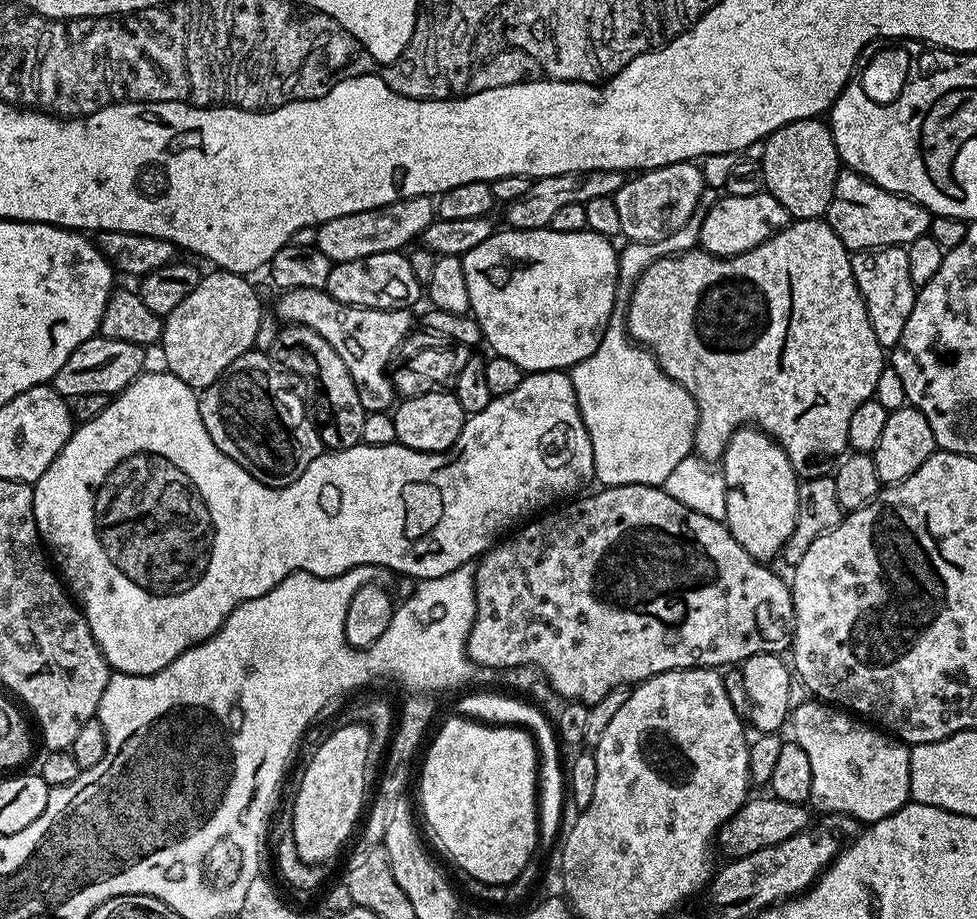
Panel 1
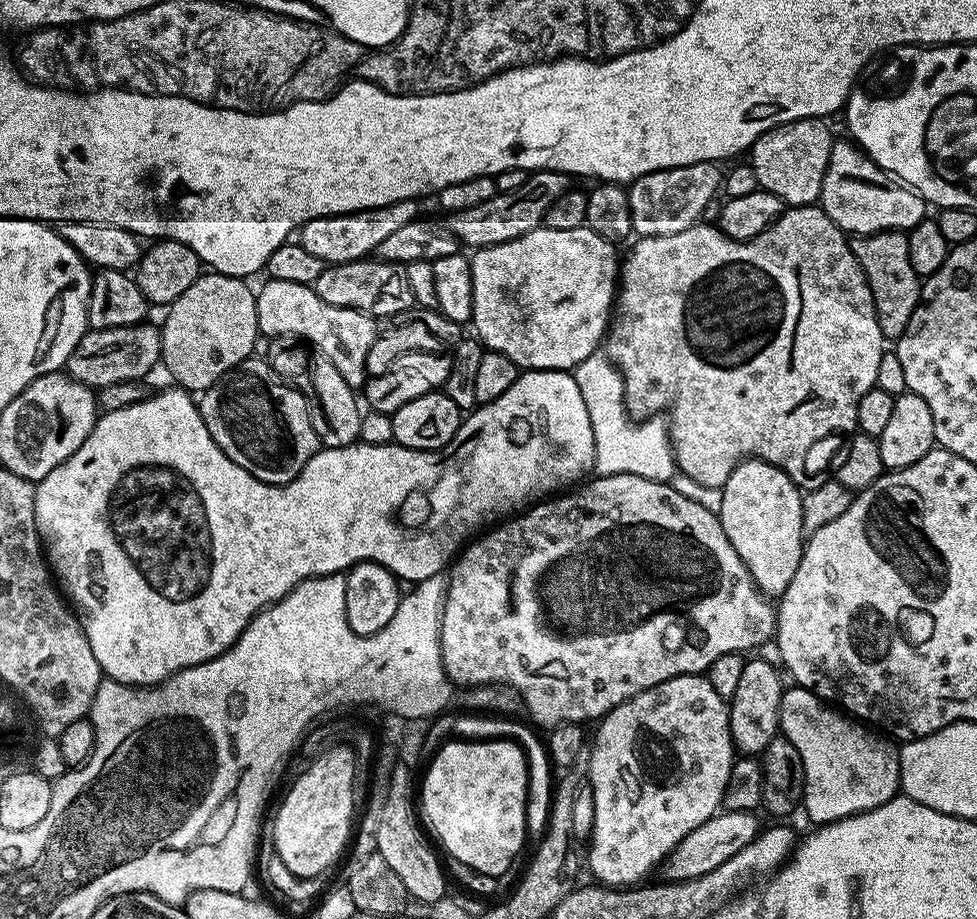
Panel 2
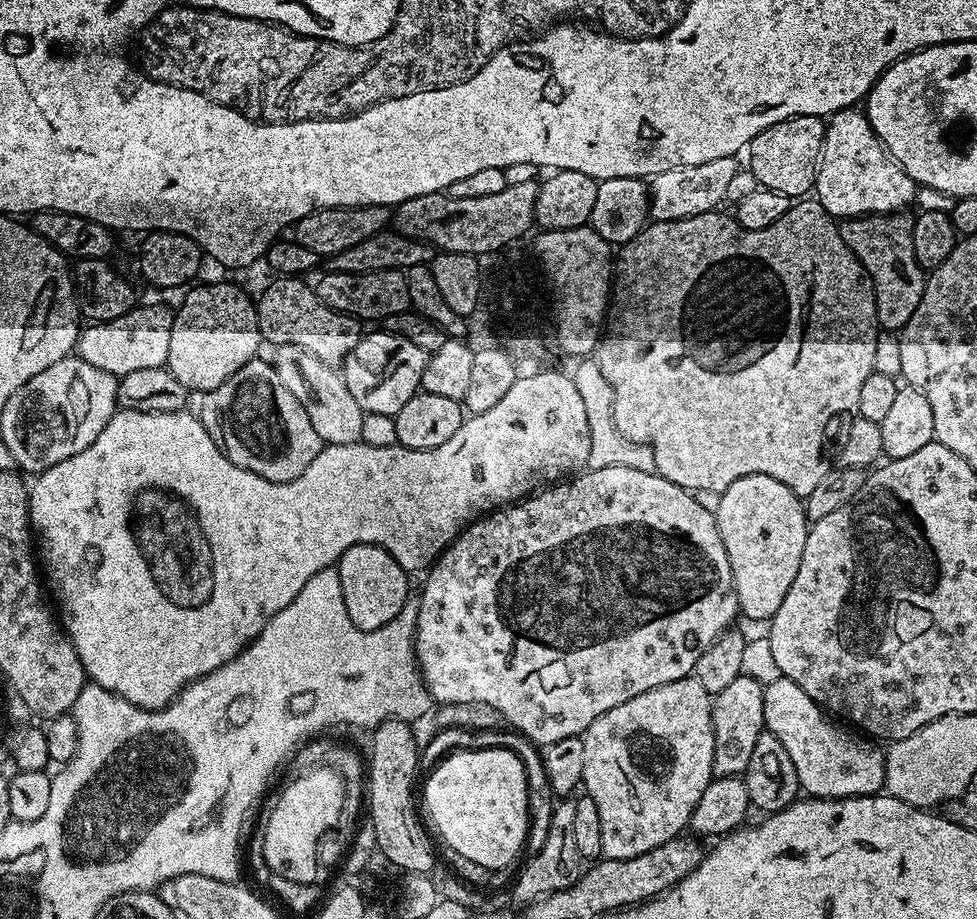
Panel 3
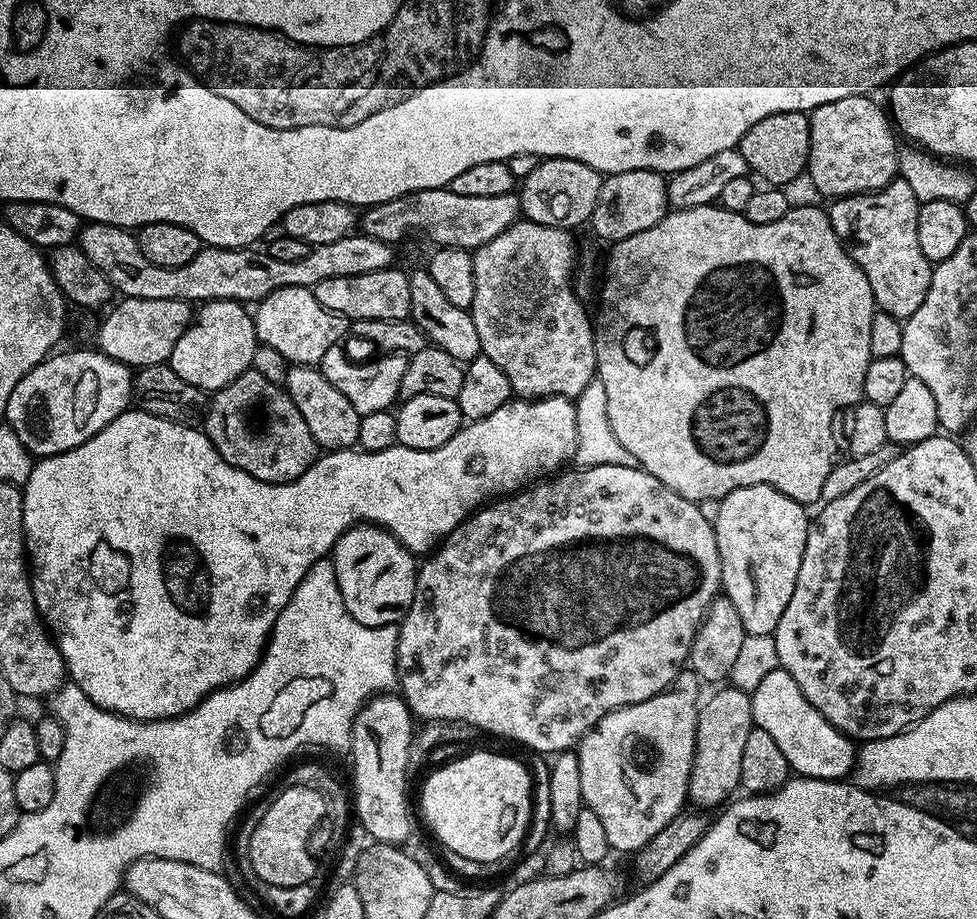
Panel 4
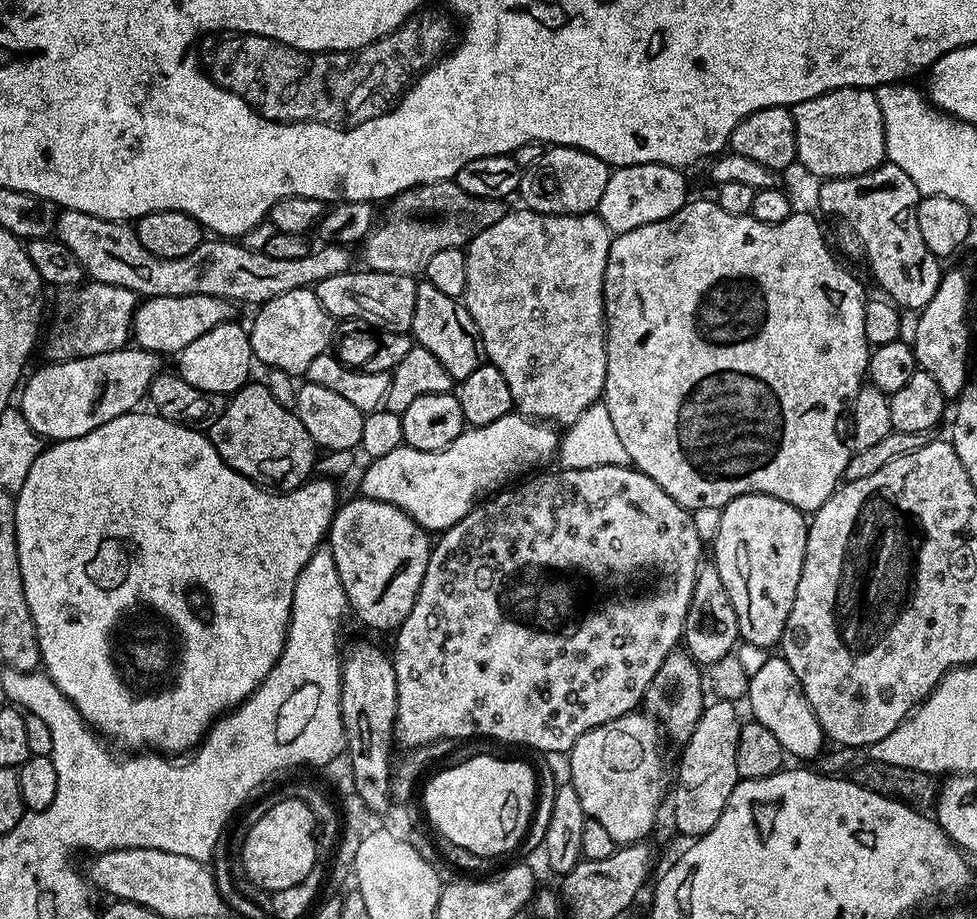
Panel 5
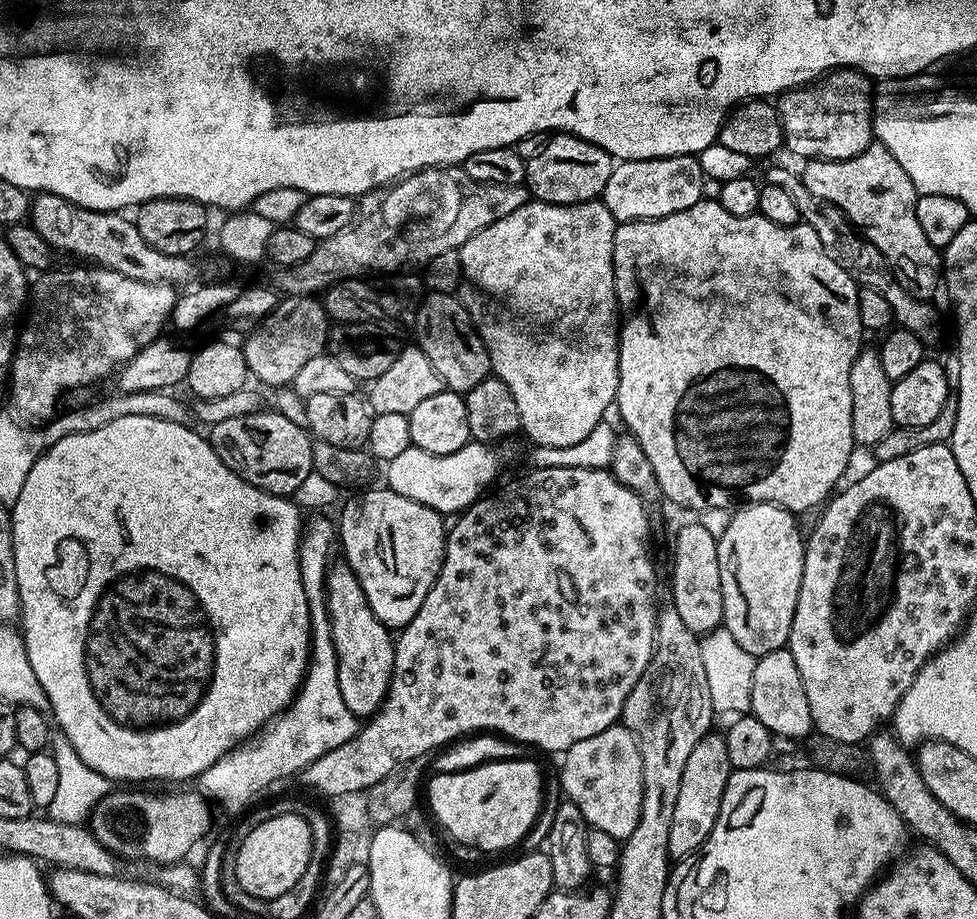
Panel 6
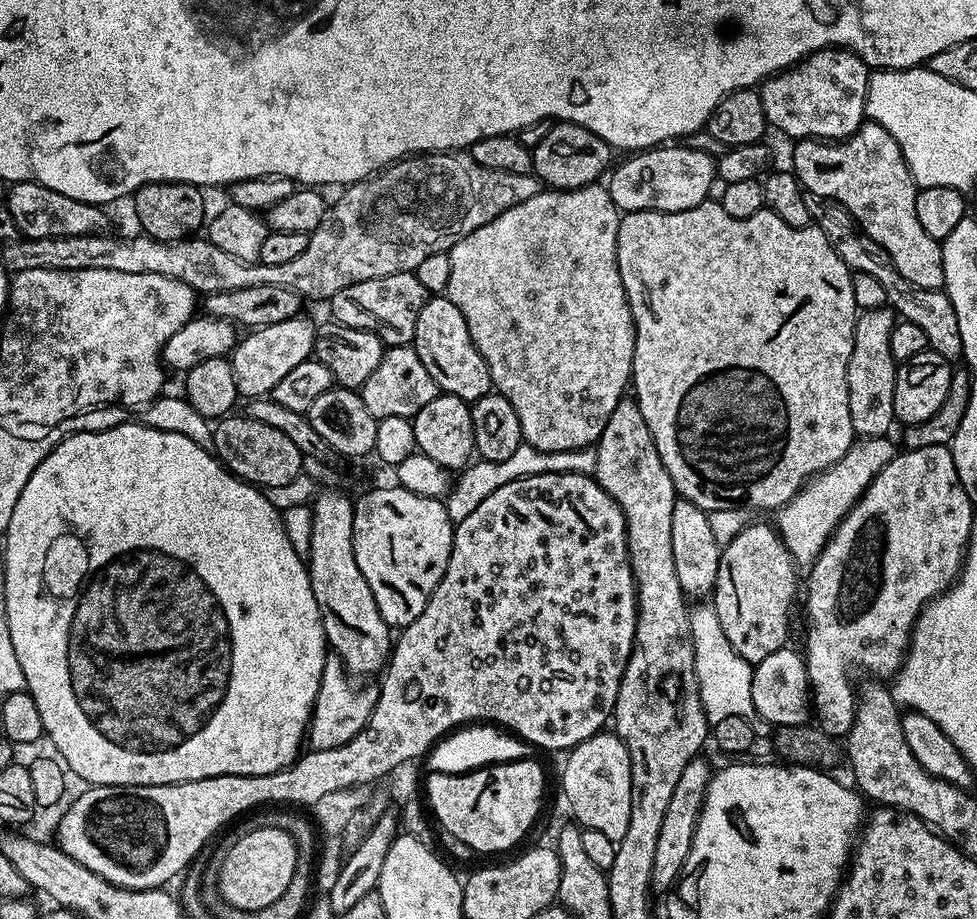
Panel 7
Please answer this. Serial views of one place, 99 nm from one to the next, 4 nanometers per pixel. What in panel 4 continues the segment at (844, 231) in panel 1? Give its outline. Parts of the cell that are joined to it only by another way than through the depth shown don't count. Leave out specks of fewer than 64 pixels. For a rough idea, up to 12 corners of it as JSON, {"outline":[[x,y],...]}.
{"outline":[[871,95],[809,115],[807,179],[827,198],[898,176],[897,133]]}

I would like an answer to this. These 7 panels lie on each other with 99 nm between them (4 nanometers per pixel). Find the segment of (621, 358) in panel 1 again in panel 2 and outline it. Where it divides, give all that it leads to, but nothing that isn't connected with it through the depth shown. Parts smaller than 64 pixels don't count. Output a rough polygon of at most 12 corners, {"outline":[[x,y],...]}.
{"outline":[[597,350],[574,369],[594,426],[595,471],[671,481],[669,425],[633,419]]}

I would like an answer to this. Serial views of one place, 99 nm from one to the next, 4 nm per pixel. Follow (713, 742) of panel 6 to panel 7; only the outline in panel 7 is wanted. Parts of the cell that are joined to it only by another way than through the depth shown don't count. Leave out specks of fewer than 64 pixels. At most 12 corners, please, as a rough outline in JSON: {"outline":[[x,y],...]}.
{"outline":[[688,763],[674,786],[658,850],[653,893],[680,879],[694,842],[713,765]]}

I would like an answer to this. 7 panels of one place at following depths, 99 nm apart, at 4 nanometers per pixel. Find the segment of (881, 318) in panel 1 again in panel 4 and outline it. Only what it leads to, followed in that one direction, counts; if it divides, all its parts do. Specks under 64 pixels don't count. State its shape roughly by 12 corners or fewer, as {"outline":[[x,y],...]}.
{"outline":[[897,178],[833,199],[834,234],[877,309],[901,322],[934,267],[921,203]]}

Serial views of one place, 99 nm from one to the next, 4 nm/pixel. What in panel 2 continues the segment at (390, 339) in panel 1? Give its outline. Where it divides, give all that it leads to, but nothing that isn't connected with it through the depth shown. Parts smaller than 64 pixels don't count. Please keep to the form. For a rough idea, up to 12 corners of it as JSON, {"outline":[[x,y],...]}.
{"outline":[[311,284],[256,292],[260,336],[297,336],[363,389],[377,321]]}

